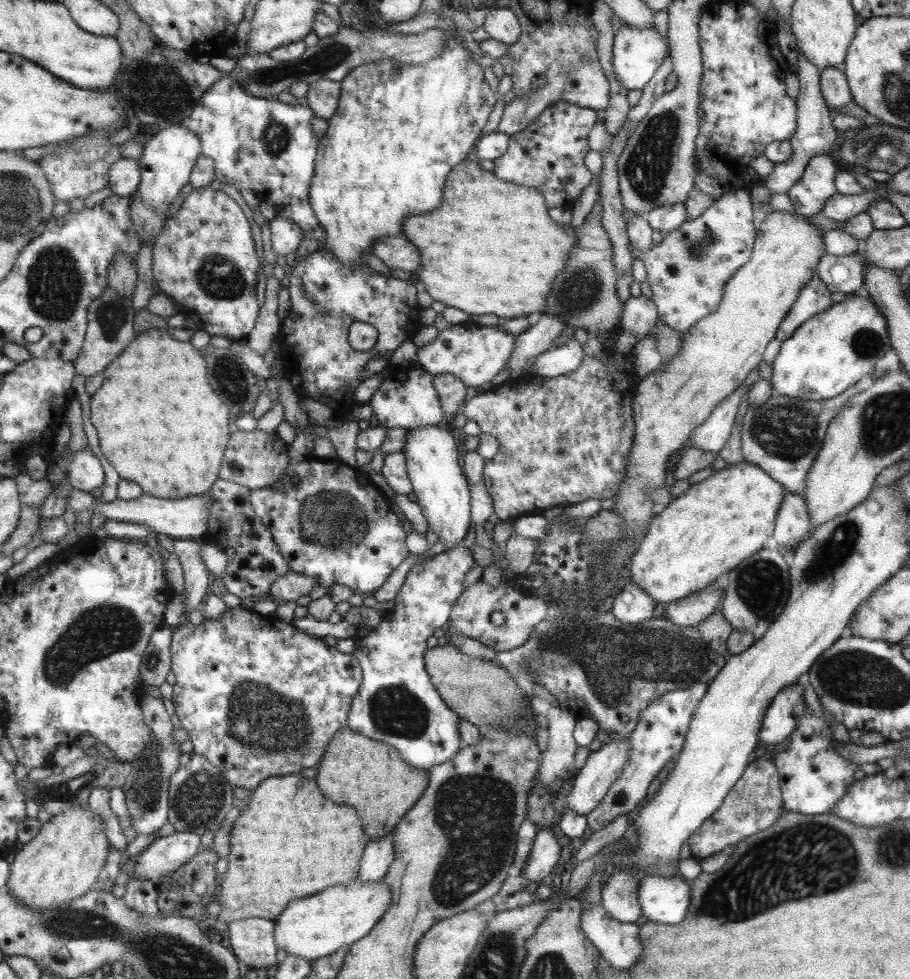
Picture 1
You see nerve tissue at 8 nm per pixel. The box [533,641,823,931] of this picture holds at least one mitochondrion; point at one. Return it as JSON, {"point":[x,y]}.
{"point":[557,778]}

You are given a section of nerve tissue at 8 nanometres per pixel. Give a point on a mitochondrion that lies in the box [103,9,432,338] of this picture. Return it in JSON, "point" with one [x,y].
{"point":[335,53]}

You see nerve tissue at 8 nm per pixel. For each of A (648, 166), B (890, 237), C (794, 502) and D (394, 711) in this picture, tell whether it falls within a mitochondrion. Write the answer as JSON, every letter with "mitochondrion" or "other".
{"A":"mitochondrion","B":"other","C":"other","D":"mitochondrion"}

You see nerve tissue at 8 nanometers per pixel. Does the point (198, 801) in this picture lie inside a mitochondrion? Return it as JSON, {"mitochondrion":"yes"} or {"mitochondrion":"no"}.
{"mitochondrion":"yes"}

